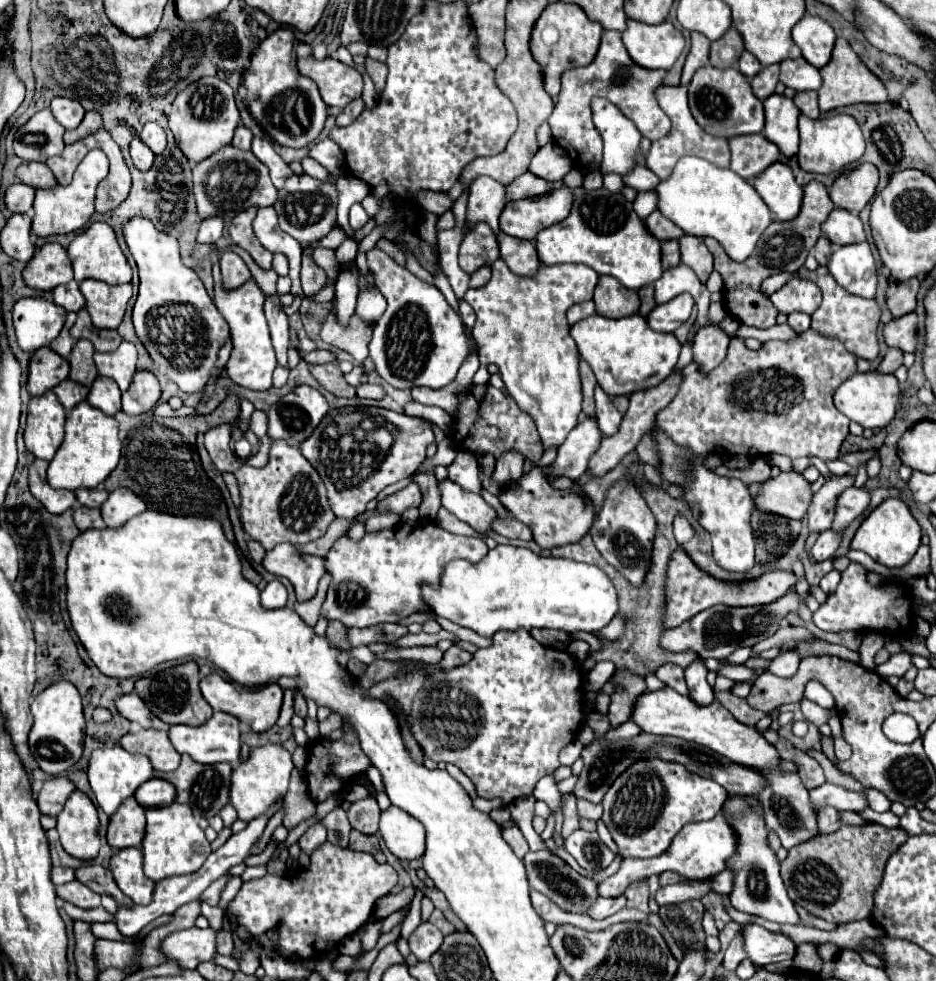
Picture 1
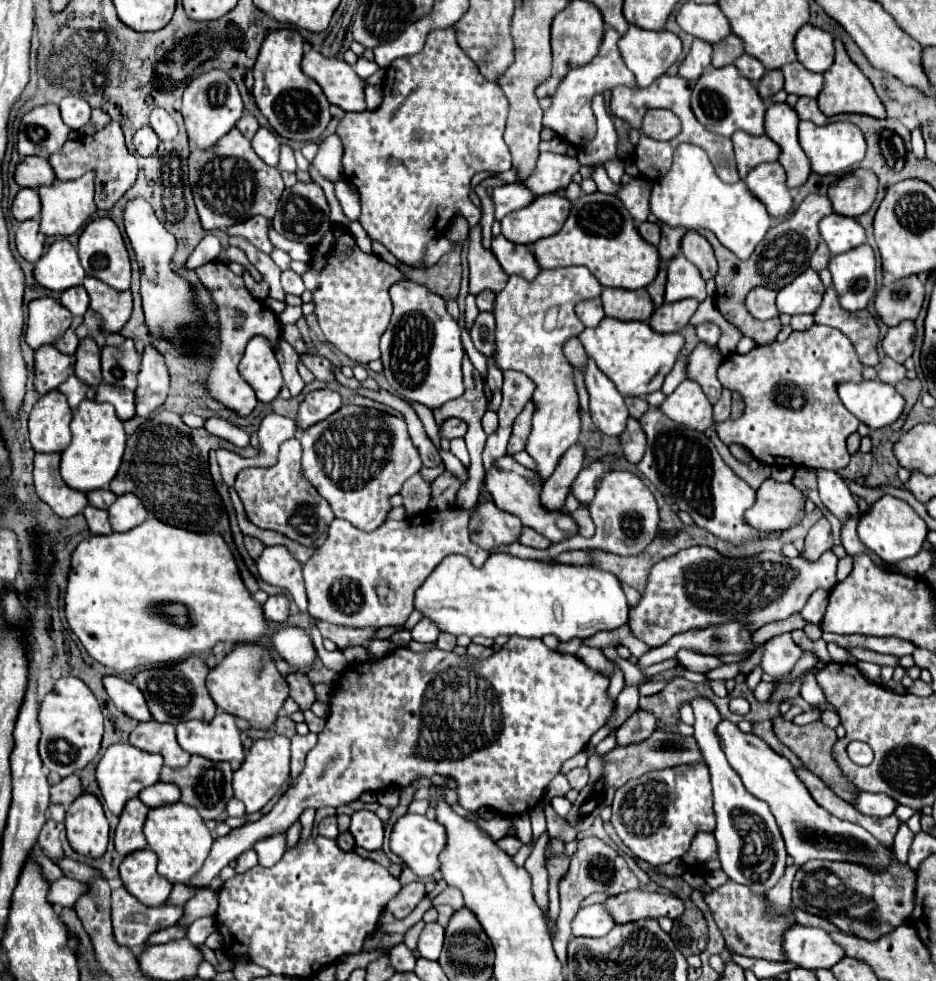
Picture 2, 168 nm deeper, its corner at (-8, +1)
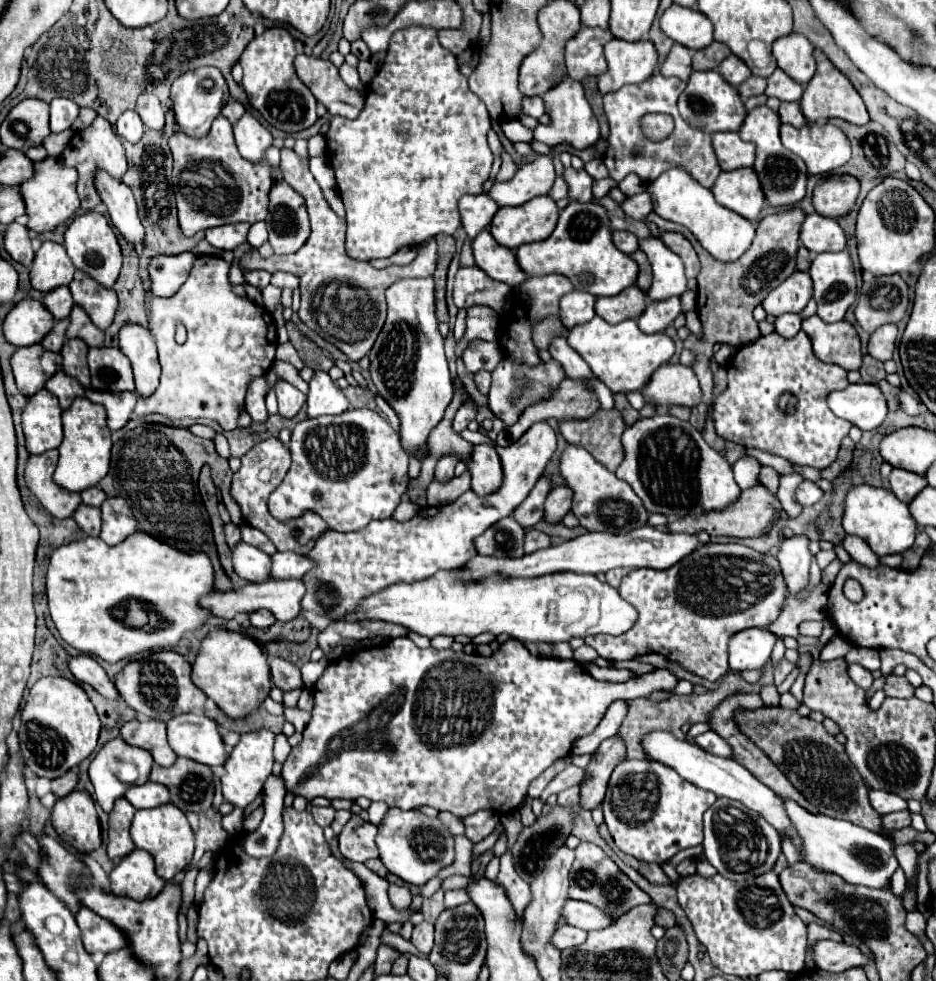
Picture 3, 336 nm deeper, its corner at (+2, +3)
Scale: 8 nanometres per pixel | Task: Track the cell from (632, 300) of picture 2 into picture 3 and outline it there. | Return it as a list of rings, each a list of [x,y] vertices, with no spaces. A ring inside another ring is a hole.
[[[636,285],[614,297],[596,299],[596,315],[608,323],[620,323],[626,319],[638,319],[646,309],[646,293]]]

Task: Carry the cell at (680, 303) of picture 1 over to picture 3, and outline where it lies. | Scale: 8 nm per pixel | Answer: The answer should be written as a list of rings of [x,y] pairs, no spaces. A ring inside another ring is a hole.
[[[670,297],[666,301],[648,301],[648,307],[638,319],[638,327],[644,333],[660,333],[664,331],[678,315],[682,313],[680,309],[680,299]]]

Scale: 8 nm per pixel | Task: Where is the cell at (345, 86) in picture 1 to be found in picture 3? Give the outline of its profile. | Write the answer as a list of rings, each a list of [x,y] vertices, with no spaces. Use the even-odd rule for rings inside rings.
[[[298,55],[294,67],[300,81],[312,91],[316,101],[322,103],[332,117],[340,115],[354,119],[360,115],[364,107],[364,93],[348,87],[330,61]]]

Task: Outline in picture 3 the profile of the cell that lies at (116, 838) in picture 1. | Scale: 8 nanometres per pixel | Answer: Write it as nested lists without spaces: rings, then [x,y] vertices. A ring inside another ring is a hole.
[[[122,797],[114,803],[110,813],[110,829],[108,829],[108,857],[122,859],[134,851],[134,841],[130,839],[130,823],[136,809]]]

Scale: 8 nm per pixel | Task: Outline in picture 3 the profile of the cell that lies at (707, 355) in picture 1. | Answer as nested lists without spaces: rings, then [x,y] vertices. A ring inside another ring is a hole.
[[[666,363],[654,371],[642,395],[646,405],[652,405],[656,411],[668,411],[670,407],[696,407],[702,393],[692,367]]]

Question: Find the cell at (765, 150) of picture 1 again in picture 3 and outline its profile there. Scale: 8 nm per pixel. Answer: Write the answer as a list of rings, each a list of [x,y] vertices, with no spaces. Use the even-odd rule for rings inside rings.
[[[714,133],[712,149],[722,171],[752,167],[754,163],[754,145],[742,141],[736,133]]]

